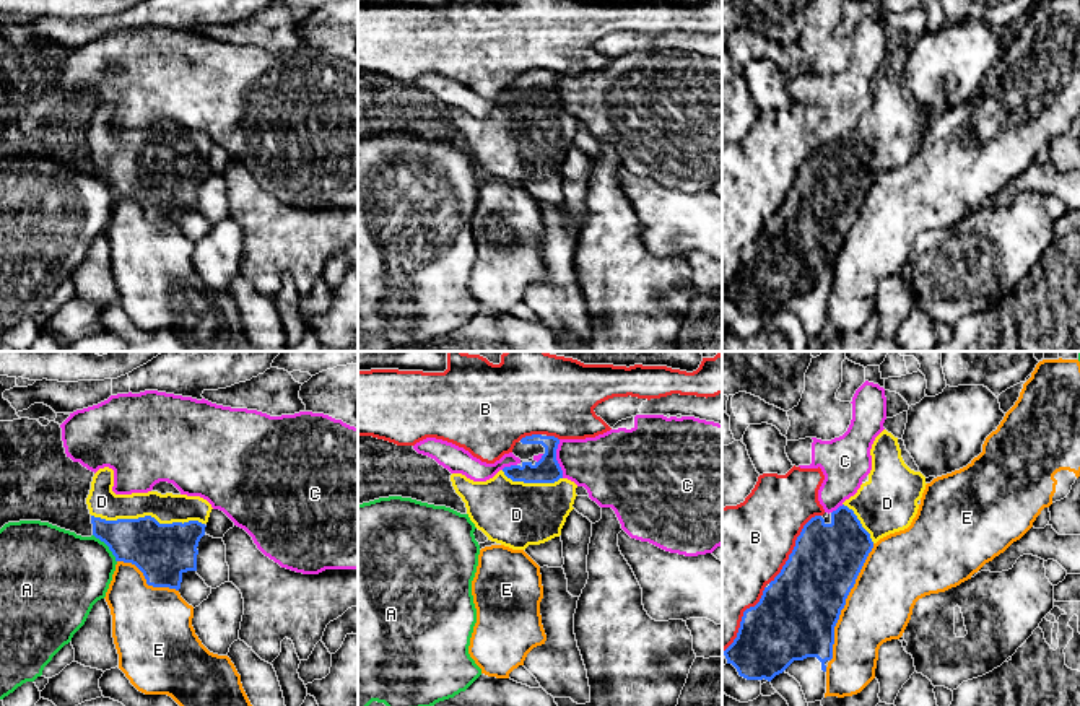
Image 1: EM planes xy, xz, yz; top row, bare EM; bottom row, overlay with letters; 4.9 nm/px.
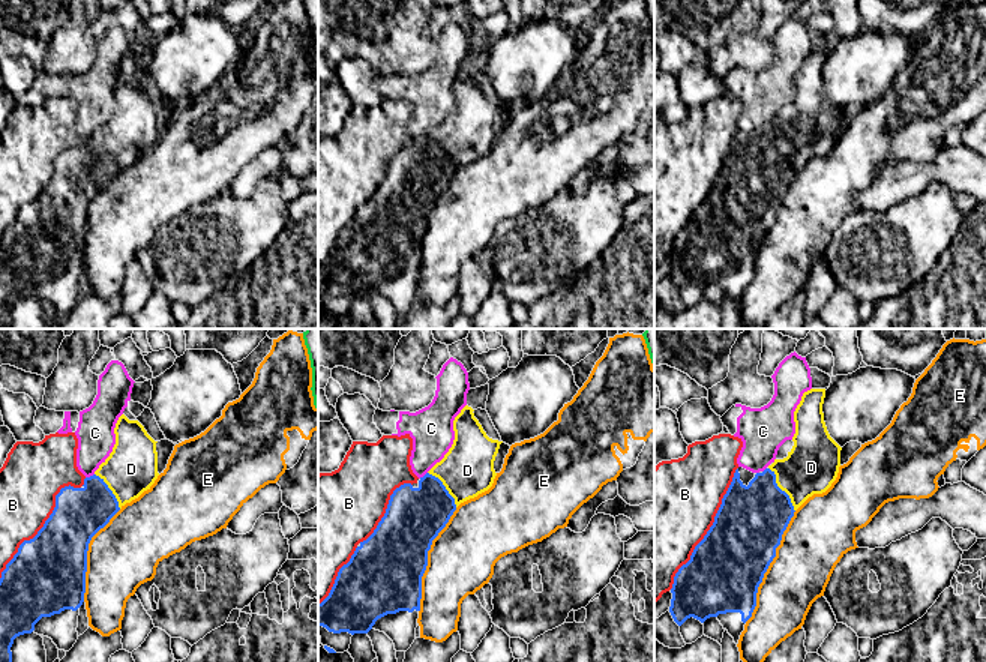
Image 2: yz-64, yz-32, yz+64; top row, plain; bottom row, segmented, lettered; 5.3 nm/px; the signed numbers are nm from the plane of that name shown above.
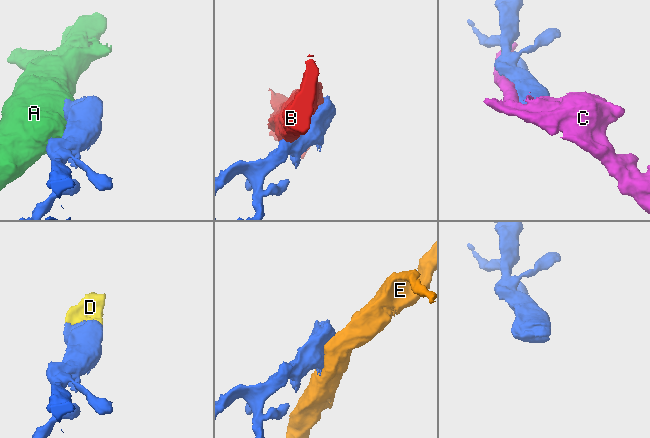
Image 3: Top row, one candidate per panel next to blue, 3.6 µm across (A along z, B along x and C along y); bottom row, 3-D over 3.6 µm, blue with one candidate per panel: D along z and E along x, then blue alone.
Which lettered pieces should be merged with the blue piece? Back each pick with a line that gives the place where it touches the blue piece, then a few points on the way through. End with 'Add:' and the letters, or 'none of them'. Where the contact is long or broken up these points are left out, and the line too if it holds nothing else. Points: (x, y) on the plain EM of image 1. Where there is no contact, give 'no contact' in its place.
D: meets blue in xy at (148, 152)
Add: D

